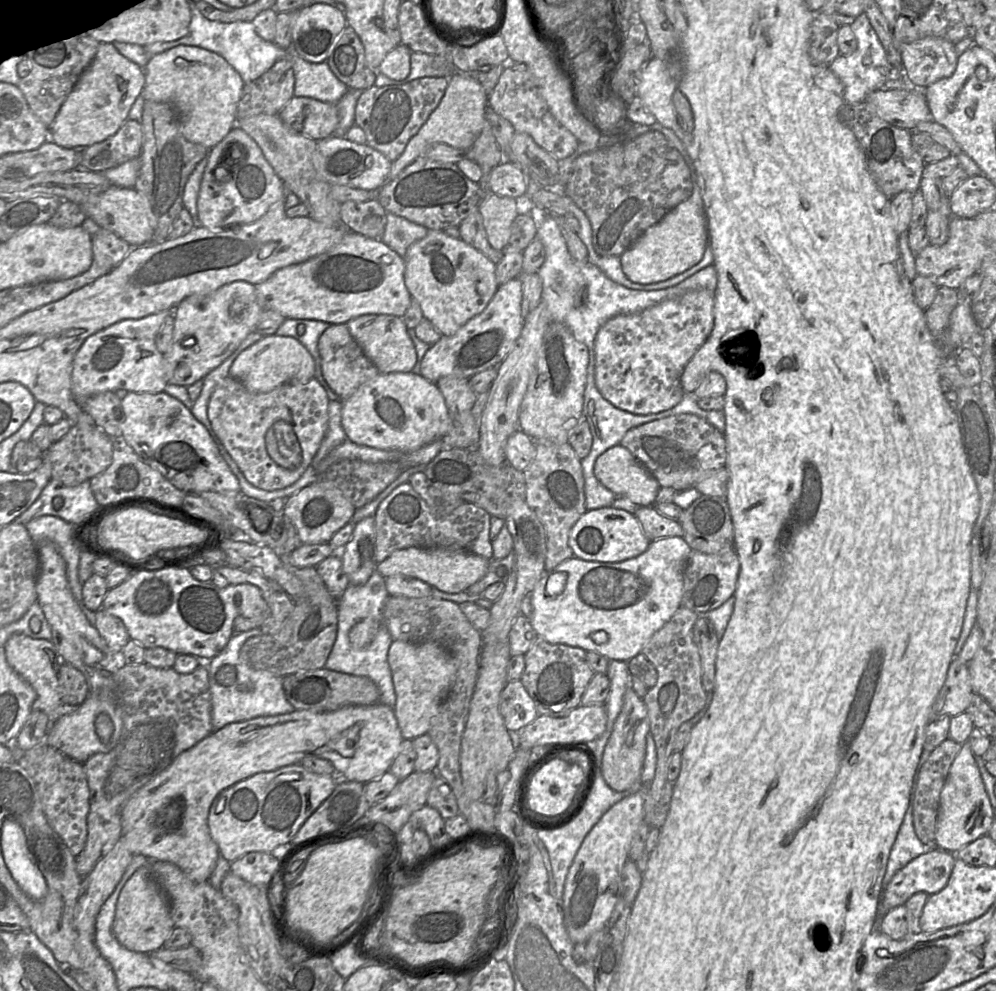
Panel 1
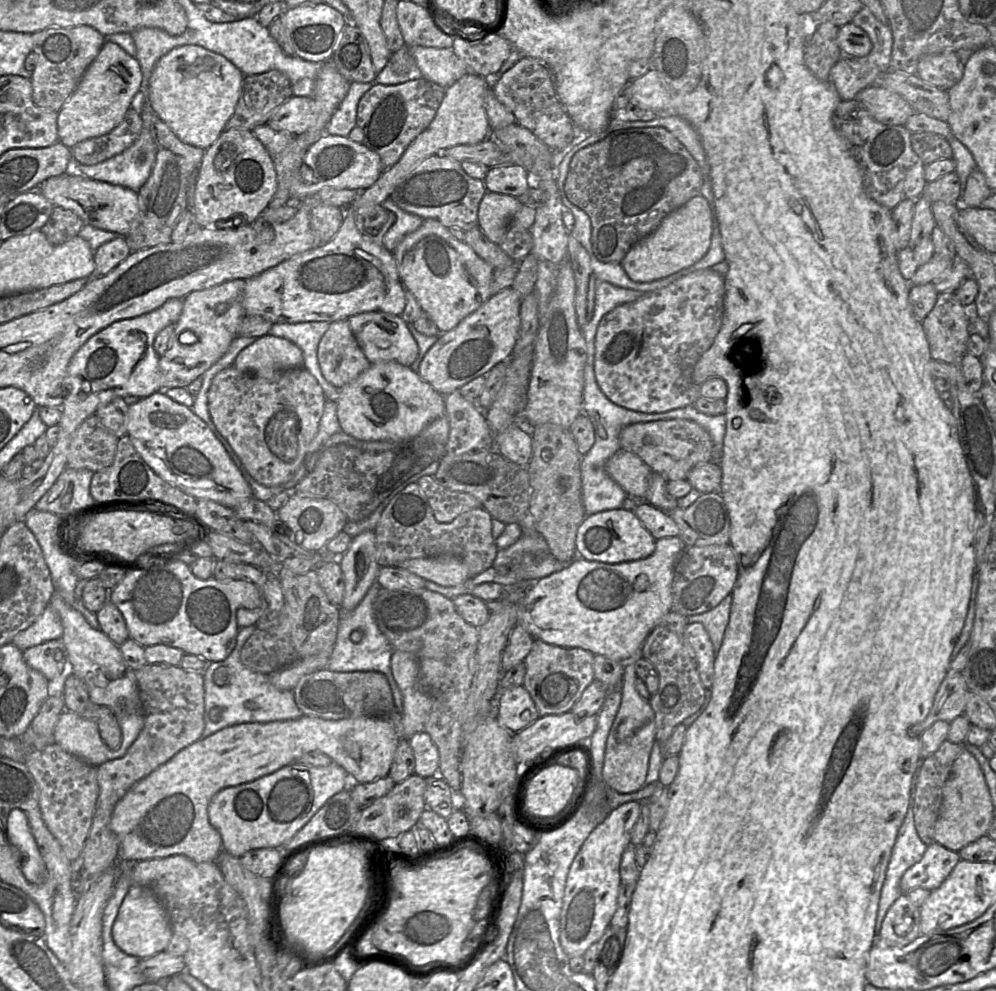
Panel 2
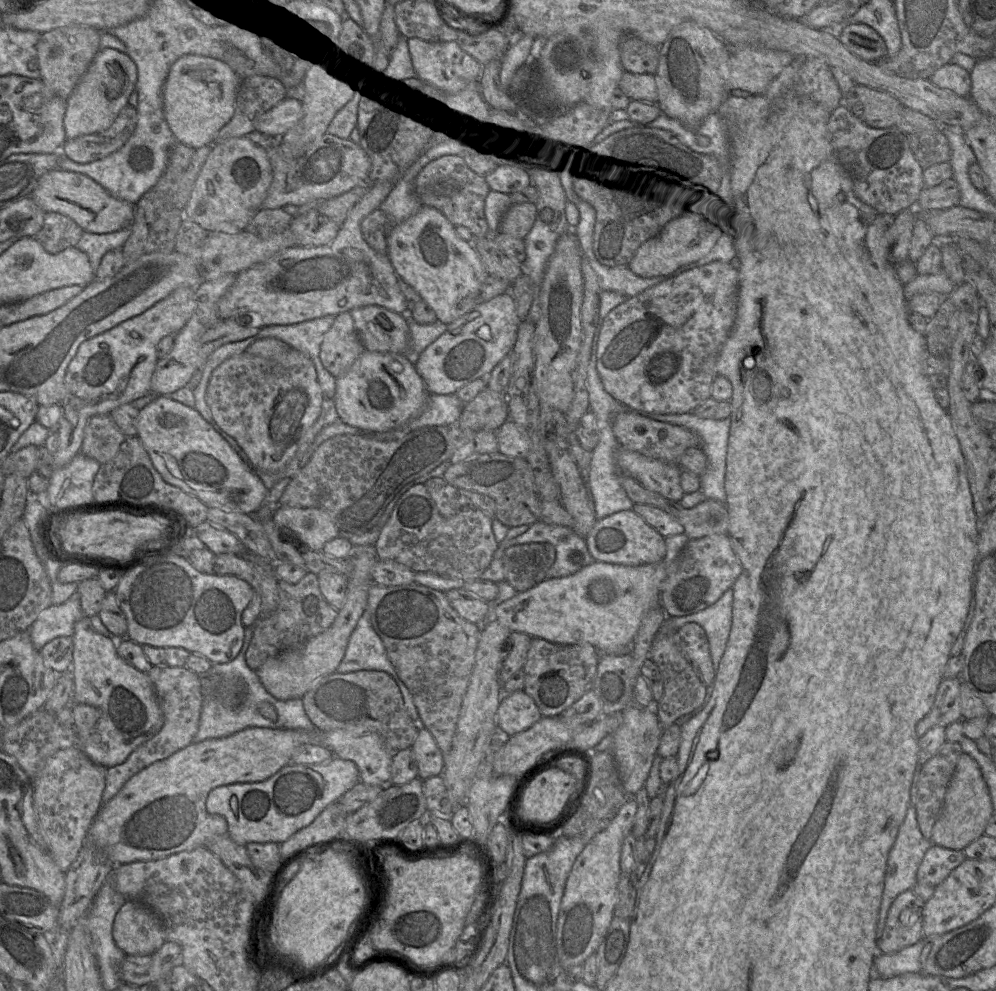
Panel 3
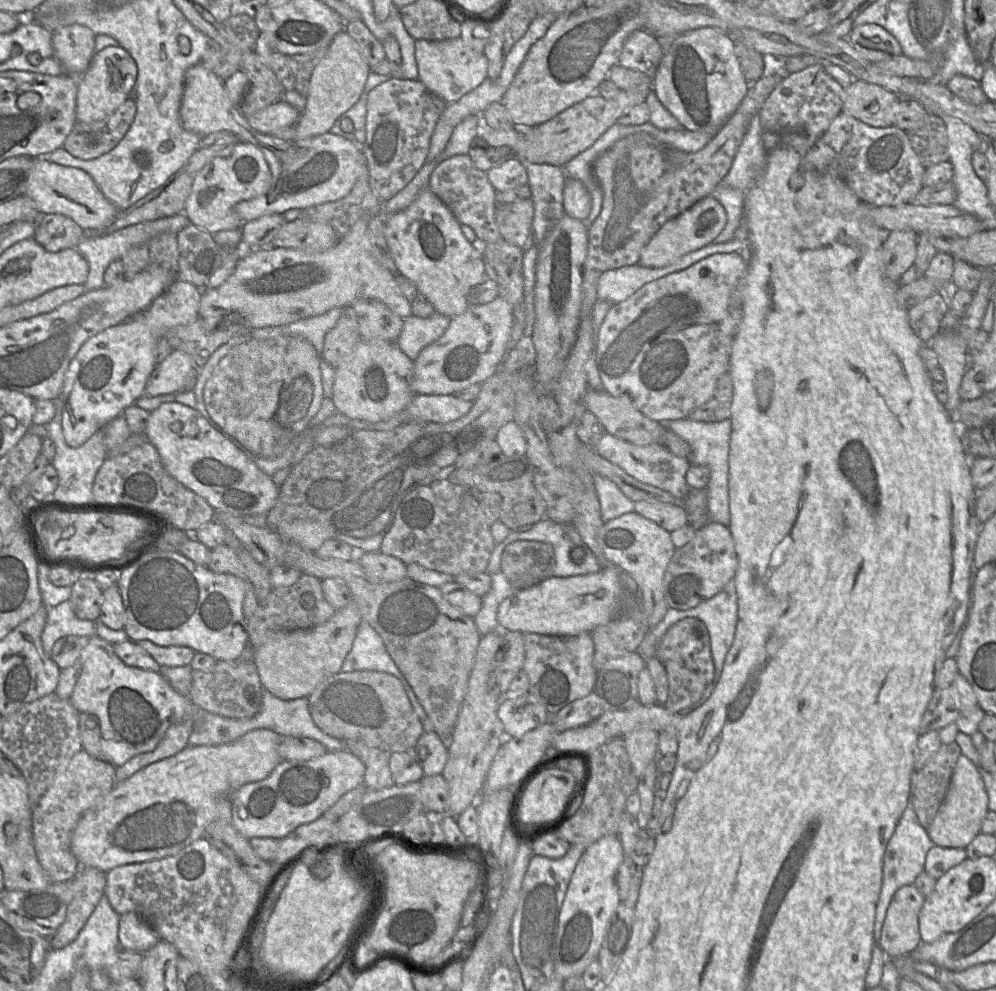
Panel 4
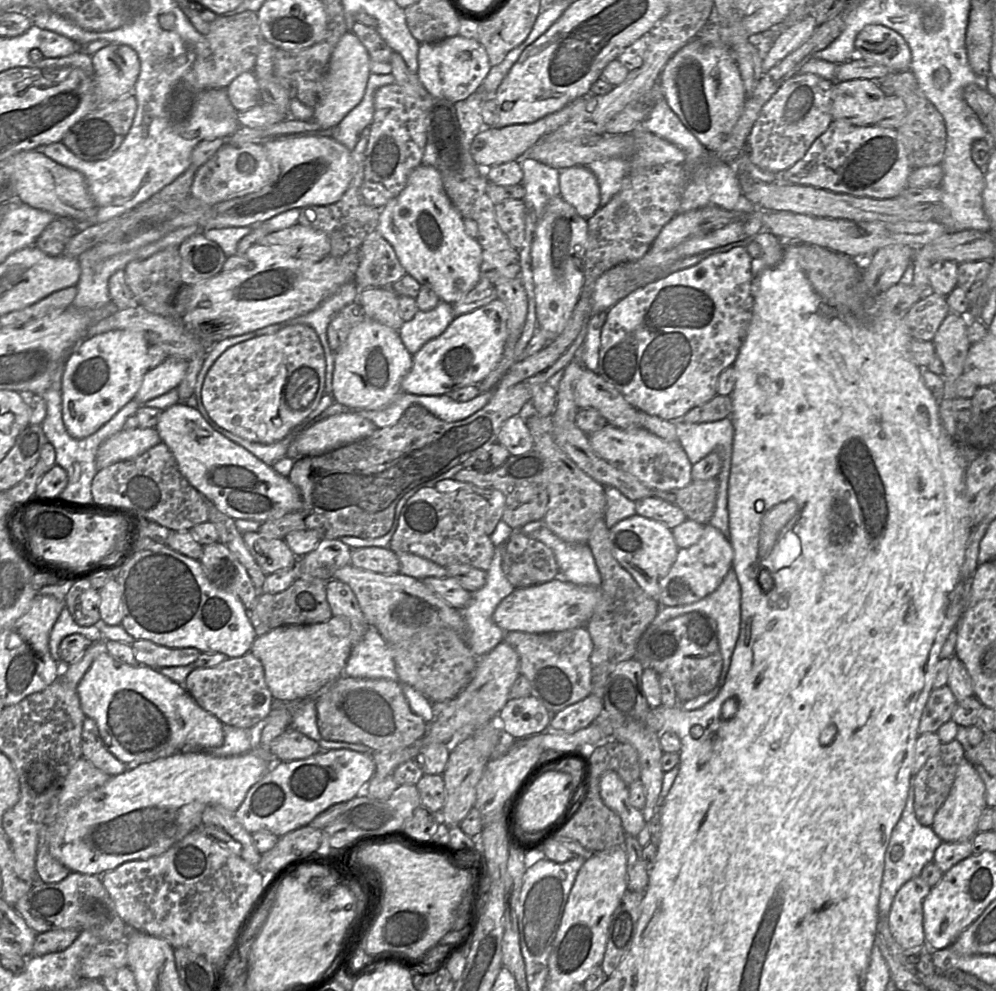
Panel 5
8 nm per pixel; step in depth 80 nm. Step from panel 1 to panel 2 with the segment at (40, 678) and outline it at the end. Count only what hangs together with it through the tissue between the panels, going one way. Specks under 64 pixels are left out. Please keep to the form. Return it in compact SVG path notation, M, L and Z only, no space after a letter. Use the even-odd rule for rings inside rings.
M61 639L50 640L23 651L25 662L41 672L49 682L59 676L68 660L66 647Z

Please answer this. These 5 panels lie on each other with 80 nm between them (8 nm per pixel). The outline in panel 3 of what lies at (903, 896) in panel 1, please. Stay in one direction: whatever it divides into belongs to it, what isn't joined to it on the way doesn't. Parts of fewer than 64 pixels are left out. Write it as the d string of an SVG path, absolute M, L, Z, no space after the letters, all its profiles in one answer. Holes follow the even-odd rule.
M932 844L918 868L917 883L936 887L965 859L963 850L946 849Z

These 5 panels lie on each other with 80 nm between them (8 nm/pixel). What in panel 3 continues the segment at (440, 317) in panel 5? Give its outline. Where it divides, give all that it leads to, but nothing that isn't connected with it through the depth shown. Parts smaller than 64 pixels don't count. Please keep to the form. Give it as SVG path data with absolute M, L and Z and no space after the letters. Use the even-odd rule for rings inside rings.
M411 317L407 318L407 322L410 343L403 354L414 365L421 353L447 330L447 325L438 320L429 325L420 325Z

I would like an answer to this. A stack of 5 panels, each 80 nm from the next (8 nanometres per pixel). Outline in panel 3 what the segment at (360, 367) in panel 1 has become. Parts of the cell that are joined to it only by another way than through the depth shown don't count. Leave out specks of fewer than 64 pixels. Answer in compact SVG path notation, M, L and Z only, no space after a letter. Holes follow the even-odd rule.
M345 312L335 317L331 328L325 333L320 346L320 360L337 379L350 369L364 350L351 313Z

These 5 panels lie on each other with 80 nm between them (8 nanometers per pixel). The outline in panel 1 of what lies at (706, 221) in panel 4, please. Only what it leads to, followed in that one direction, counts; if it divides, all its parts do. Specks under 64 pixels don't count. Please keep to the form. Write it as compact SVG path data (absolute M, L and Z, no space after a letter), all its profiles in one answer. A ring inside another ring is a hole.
M688 198L666 213L621 256L625 275L633 282L651 284L669 279L697 264L708 245L706 219L702 206Z

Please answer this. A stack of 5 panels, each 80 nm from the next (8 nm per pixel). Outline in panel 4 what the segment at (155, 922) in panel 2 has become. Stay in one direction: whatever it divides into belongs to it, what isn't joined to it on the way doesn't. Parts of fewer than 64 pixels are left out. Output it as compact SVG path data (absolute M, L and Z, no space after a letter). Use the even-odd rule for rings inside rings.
M136 912L120 915L118 939L122 949L139 953L148 951L161 940L154 928Z

